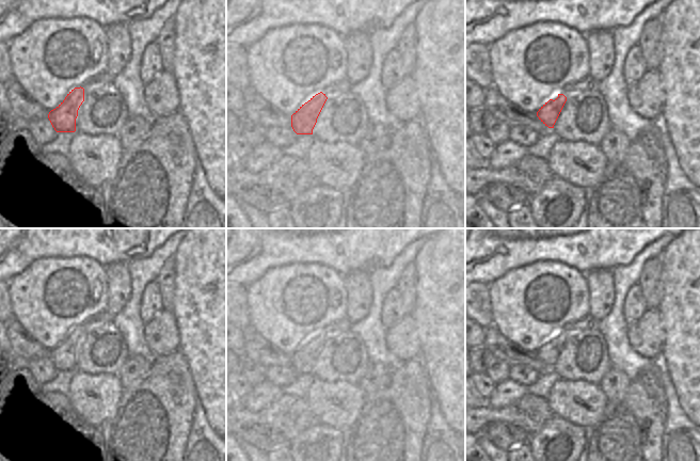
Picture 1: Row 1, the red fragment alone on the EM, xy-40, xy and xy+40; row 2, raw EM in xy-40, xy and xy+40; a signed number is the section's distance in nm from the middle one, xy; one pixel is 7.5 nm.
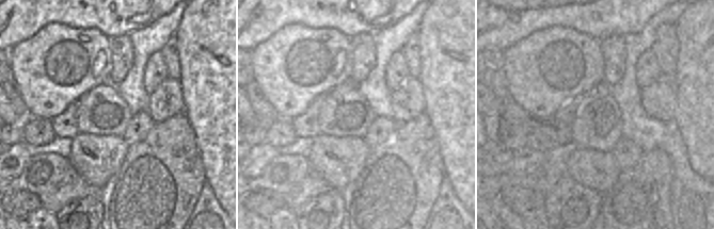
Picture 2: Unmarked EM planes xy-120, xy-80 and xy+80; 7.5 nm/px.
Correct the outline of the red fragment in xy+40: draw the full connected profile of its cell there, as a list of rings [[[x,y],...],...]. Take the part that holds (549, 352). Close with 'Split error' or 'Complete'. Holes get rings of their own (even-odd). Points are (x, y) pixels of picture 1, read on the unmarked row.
[[[587,316],[580,320],[574,320],[559,331],[558,336],[550,338],[537,351],[539,359],[548,367],[554,367],[554,364],[567,340],[567,337],[578,332],[594,329],[598,320]]]. Split error.

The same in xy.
[[[345,317],[335,320],[324,327],[320,332],[313,335],[291,354],[291,366],[297,373],[313,373],[317,357],[331,335],[341,333],[351,329],[352,321]]]. Split error.

